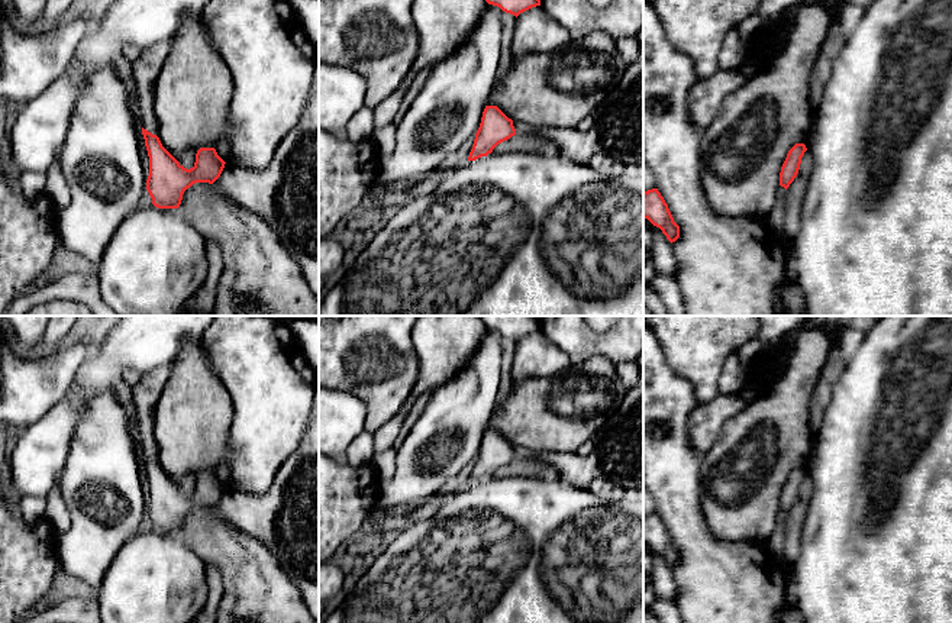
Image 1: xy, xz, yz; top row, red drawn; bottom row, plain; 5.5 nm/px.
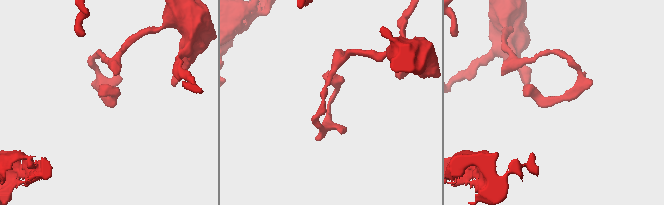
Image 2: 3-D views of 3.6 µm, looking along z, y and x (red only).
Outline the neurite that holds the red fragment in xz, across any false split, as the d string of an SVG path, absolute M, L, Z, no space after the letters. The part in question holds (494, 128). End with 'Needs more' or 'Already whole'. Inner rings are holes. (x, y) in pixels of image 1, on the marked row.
M485 106L468 161L487 156L498 143L514 135L516 129L513 120L509 119L497 106Z. Already whole

